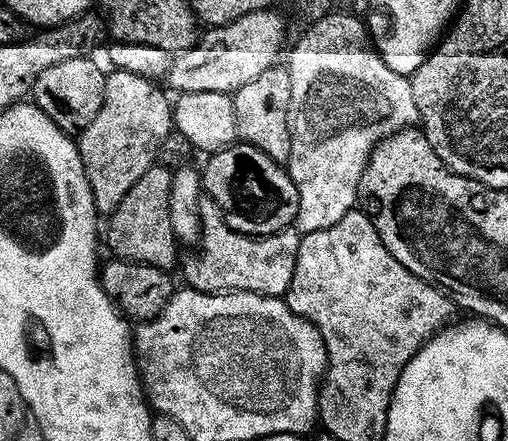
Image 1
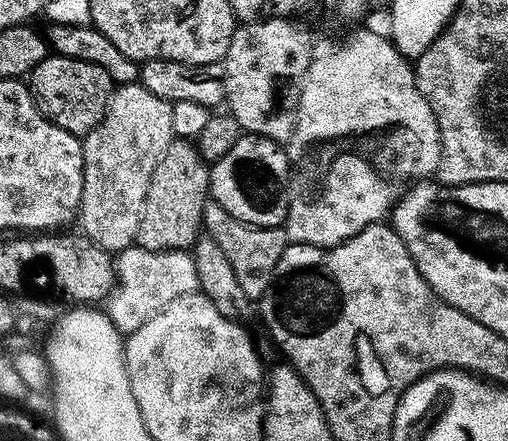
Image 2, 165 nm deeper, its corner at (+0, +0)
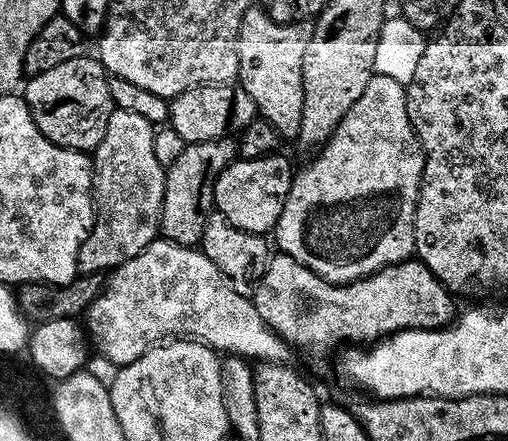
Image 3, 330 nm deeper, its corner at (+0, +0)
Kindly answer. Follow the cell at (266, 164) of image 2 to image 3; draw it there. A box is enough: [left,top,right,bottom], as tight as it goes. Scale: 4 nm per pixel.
[212,154,294,234]

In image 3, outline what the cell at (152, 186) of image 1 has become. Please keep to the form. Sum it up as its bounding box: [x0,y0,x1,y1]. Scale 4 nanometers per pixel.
[160,138,238,246]

